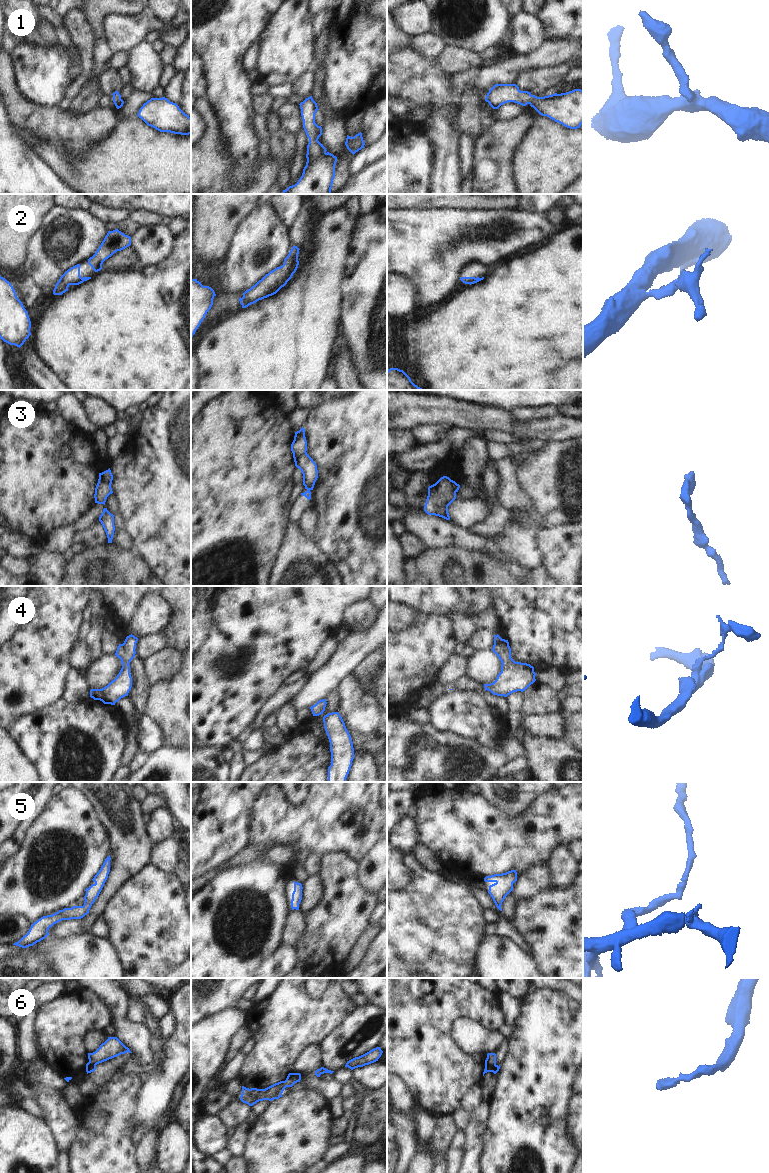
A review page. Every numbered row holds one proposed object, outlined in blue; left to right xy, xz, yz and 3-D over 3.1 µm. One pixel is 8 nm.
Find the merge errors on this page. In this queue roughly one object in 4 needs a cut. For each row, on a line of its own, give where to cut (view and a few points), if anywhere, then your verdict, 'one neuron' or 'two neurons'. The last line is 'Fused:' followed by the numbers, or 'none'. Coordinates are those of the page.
1: cut none; one neuron
2: cut none; one neuron
3: cut none; one neuron
4: cut none; one neuron
5: cut none; one neuron
6: cut none; one neuron
Fused: none

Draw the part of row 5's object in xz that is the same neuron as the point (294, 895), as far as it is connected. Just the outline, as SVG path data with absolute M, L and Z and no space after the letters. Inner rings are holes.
M294 881L294 891L292 893L291 908L299 910L299 904L302 900L302 884Z

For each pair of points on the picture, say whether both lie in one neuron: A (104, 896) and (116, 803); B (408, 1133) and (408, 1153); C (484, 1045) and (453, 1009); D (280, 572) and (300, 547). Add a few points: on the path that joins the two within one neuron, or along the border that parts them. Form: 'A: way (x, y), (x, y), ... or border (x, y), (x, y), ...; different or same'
A: way (119, 873), (120, 826); same
B: way (408, 1138), (408, 1148); same
C: border (484, 1026), (459, 1019), (452, 1026), (451, 1036); different
D: way (286, 566), (298, 553); same

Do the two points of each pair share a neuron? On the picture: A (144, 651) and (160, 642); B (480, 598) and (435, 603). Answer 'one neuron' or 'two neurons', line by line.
A: one neuron
B: one neuron

